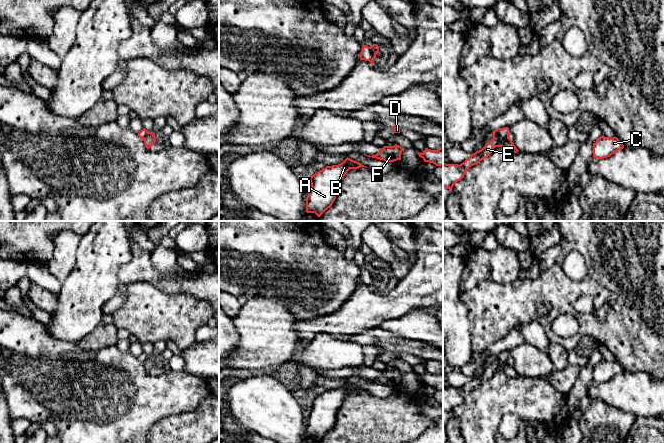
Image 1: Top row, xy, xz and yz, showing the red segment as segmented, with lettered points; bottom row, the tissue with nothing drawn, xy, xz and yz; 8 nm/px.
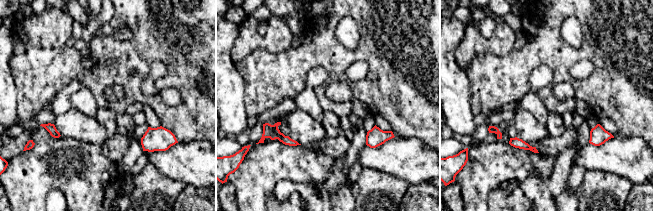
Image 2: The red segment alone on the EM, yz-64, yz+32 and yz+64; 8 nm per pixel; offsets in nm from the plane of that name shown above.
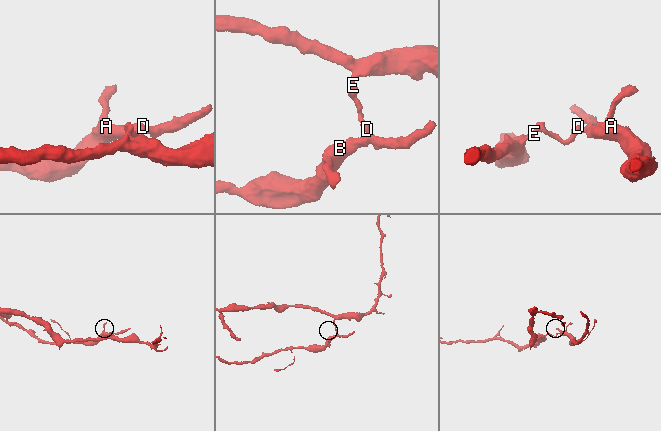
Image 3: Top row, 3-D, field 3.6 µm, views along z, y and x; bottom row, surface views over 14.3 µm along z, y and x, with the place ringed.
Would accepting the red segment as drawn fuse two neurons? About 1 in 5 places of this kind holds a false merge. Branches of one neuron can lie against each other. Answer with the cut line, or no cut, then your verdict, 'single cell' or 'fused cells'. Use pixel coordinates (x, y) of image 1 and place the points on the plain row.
cut in yz along (493, 357), (503, 370); fused cells

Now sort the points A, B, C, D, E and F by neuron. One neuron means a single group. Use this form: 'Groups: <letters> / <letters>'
Groups: A B C D F / E

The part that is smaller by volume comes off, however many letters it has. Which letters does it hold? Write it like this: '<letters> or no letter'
A, B, C, D, F

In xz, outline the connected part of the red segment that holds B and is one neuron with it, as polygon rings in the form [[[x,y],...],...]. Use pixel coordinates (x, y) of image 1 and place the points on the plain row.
[[[347,381],[342,387],[326,390],[309,401],[311,411],[306,422],[306,436],[320,441],[334,427],[337,412],[346,397],[360,391],[366,390]]]

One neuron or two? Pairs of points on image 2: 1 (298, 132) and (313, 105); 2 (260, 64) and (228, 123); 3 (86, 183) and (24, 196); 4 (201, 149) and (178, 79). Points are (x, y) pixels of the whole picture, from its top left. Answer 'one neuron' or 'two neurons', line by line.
1: two neurons
2: two neurons
3: one neuron
4: two neurons

